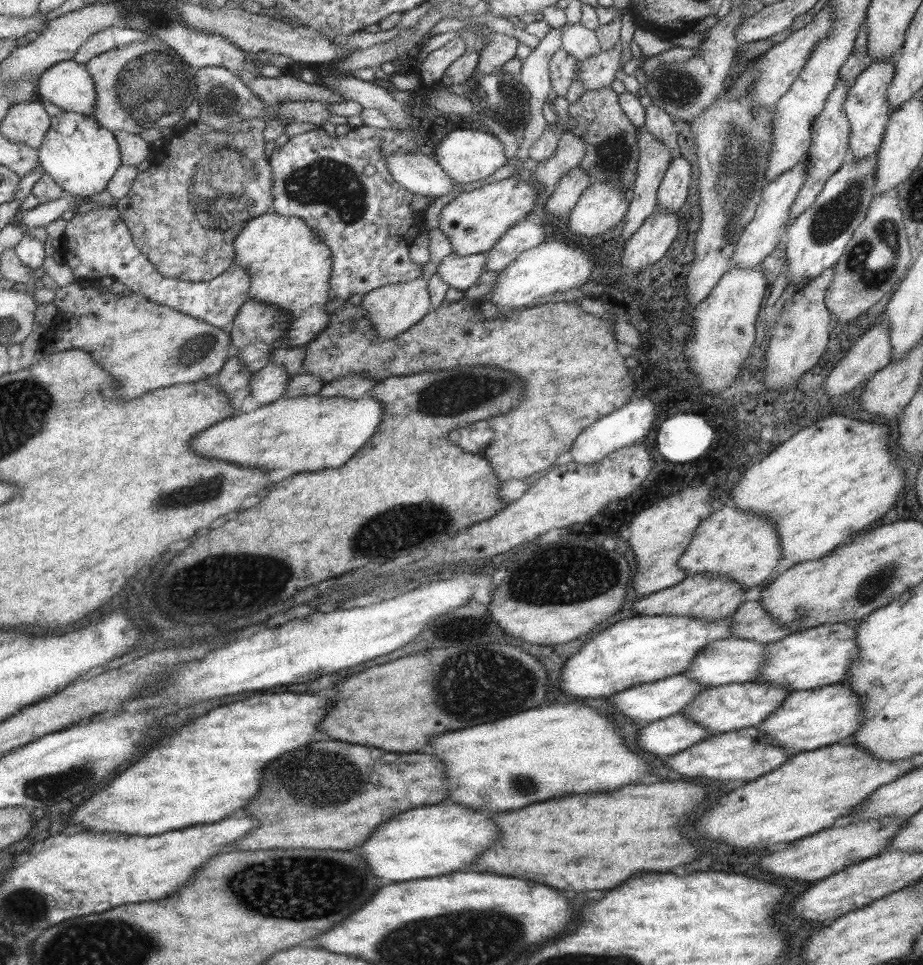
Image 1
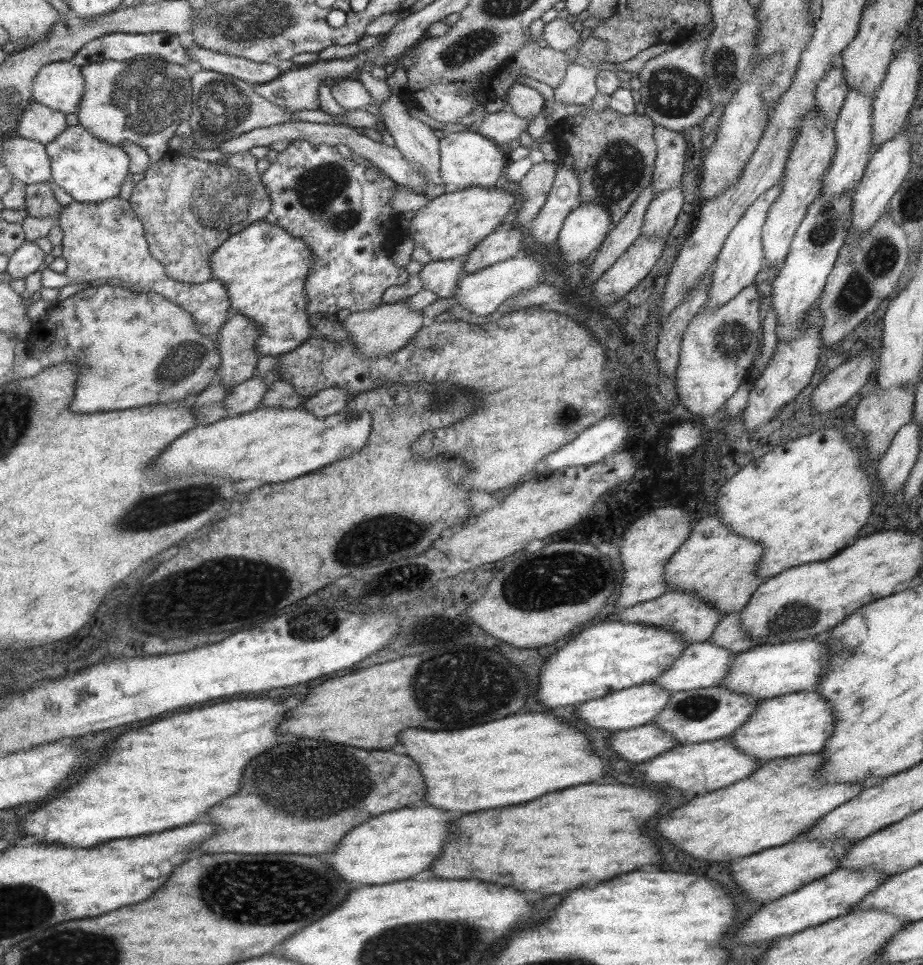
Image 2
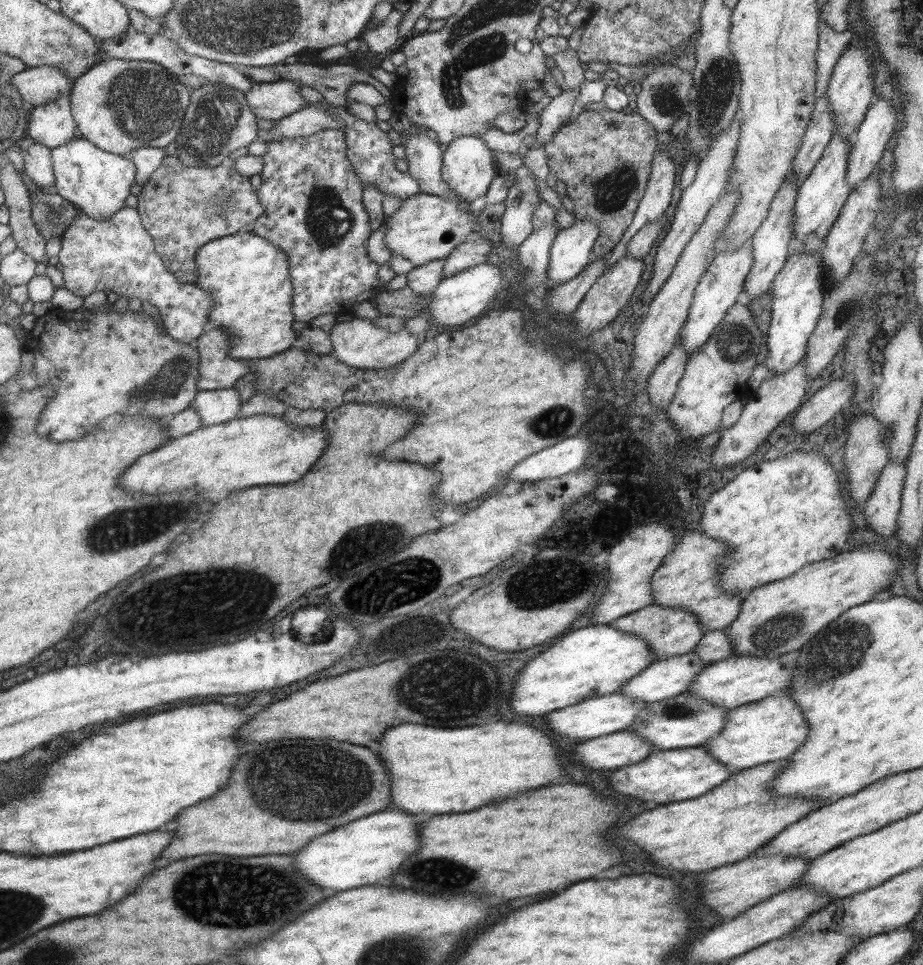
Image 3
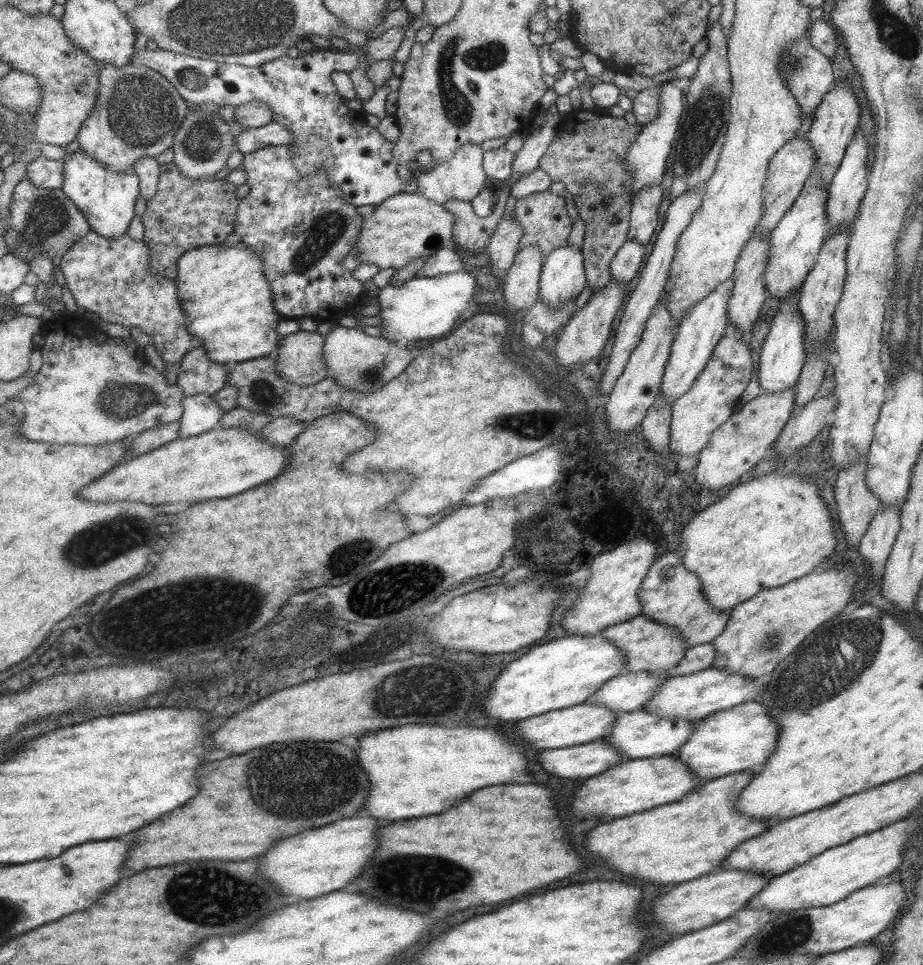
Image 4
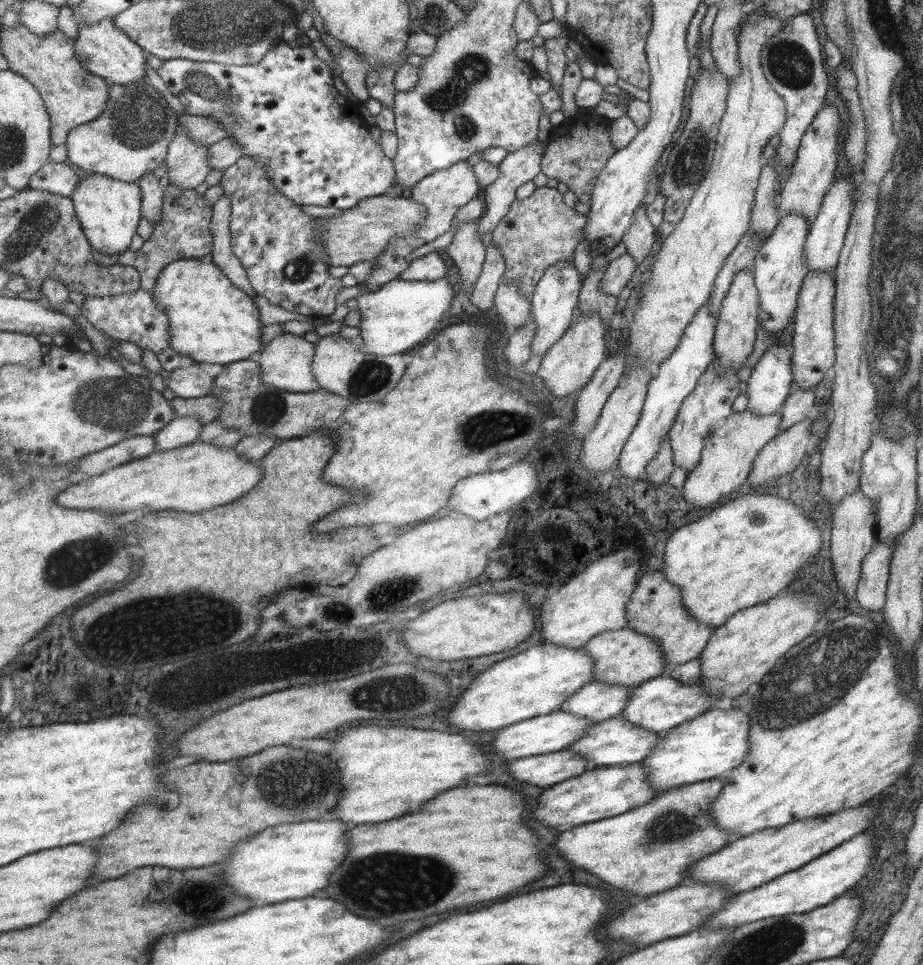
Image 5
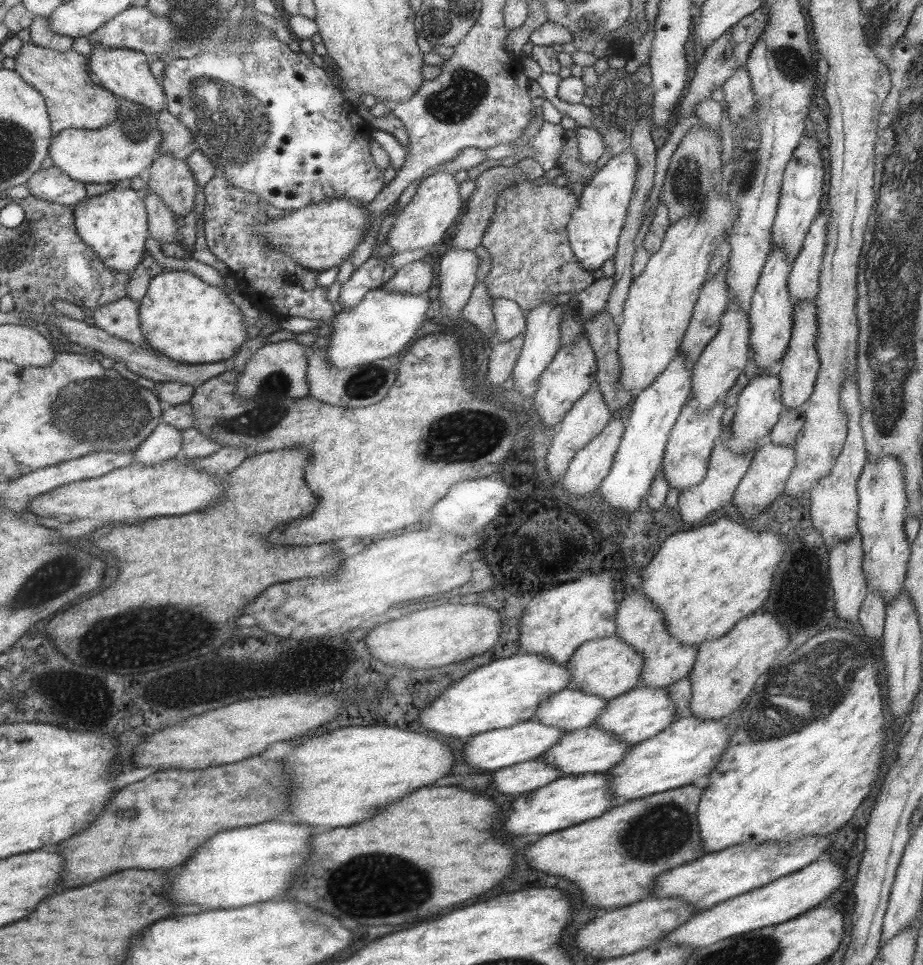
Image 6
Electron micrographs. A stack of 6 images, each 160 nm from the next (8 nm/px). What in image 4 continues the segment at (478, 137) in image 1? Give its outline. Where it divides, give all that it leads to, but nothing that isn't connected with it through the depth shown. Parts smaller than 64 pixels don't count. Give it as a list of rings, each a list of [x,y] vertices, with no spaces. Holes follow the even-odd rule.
[[[464,144],[460,148],[456,148],[456,153],[449,162],[435,166],[427,173],[420,173],[415,178],[417,188],[414,193],[439,206],[443,206],[443,203],[451,201],[451,199],[471,202],[478,196],[478,192],[483,188],[483,182],[485,182],[485,173],[481,163],[482,152],[479,144]]]

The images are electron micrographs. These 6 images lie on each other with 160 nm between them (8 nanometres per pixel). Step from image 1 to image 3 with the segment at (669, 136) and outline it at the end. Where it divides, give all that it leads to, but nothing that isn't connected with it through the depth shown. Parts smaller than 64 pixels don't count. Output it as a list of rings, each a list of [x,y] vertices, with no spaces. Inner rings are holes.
[[[660,148],[657,149],[659,151],[656,150],[654,152],[654,158],[650,162],[650,177],[646,182],[646,190],[643,193],[641,200],[638,202],[638,208],[634,212],[634,218],[625,232],[621,235],[619,242],[617,242],[612,250],[606,254],[604,263],[605,270],[609,269],[613,263],[626,254],[627,242],[629,242],[629,239],[638,231],[638,229],[648,222],[655,222],[664,214],[664,211],[668,207],[667,205],[671,198],[671,190],[673,190],[673,184],[675,184],[675,167],[673,166],[673,161],[668,157],[671,153],[667,151],[661,152]]]

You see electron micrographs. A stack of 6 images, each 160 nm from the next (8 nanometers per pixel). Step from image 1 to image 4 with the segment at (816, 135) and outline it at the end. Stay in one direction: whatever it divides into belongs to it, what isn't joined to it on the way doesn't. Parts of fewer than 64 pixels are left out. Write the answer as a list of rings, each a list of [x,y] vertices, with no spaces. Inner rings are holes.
[[[753,232],[753,235],[750,236],[741,252],[739,252],[738,260],[735,261],[734,272],[730,276],[734,284],[726,304],[726,311],[729,314],[730,324],[738,330],[739,334],[747,334],[751,330],[751,326],[757,320],[757,314],[759,314],[759,310],[763,306],[763,300],[768,295],[763,272],[763,267],[768,259],[768,246],[768,236]]]

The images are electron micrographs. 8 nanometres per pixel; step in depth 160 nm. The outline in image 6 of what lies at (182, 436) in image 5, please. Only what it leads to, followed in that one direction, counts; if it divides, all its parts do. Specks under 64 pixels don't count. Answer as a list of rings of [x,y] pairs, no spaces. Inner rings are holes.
[[[163,422],[136,450],[134,462],[143,466],[155,466],[175,459],[182,454],[182,432],[183,430]]]

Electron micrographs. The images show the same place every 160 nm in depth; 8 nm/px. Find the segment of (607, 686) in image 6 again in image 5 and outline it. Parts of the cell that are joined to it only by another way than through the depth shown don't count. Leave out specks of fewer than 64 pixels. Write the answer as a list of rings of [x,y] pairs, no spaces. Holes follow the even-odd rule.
[[[626,626],[619,630],[603,631],[591,637],[583,646],[594,662],[594,670],[590,680],[607,685],[641,686],[658,675],[665,673],[665,662],[662,649],[656,640],[651,640]]]

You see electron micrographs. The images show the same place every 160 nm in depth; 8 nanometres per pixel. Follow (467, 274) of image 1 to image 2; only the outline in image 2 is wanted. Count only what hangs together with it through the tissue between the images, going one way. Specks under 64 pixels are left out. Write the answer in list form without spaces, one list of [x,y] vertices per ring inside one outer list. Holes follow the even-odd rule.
[[[453,258],[449,260],[429,261],[418,272],[423,290],[428,290],[439,298],[452,296],[456,282],[462,274],[463,260]]]

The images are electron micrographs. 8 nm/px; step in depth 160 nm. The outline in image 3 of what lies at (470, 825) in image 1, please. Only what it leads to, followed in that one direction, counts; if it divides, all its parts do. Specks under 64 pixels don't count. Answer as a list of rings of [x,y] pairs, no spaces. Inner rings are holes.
[[[397,809],[370,814],[311,840],[297,852],[295,866],[307,880],[317,882],[327,896],[357,886],[369,886],[385,880],[407,856],[413,854],[413,850],[417,850],[415,826],[411,814],[397,812]]]

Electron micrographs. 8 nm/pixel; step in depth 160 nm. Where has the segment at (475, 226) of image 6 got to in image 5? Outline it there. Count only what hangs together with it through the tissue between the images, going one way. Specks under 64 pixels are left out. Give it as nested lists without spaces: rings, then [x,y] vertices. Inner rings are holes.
[[[531,144],[527,147],[522,147],[516,151],[507,153],[497,165],[497,168],[499,169],[497,178],[491,182],[491,184],[488,184],[482,190],[481,194],[481,199],[483,202],[483,214],[481,214],[479,219],[476,219],[478,234],[480,234],[481,237],[483,234],[487,234],[489,230],[493,230],[500,221],[500,218],[509,210],[511,201],[515,199],[515,189],[519,188],[523,182],[533,180],[533,178],[540,173],[539,158],[541,158],[541,154],[536,152],[536,150],[532,148]]]

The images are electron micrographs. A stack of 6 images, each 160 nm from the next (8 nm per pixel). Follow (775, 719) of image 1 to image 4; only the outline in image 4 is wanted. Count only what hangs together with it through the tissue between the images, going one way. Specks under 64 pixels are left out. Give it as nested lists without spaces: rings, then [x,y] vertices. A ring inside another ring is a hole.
[[[749,700],[696,721],[690,736],[672,755],[694,774],[698,784],[703,785],[721,774],[741,773],[751,766],[761,766],[773,752],[777,737],[778,726],[770,720],[768,712]]]

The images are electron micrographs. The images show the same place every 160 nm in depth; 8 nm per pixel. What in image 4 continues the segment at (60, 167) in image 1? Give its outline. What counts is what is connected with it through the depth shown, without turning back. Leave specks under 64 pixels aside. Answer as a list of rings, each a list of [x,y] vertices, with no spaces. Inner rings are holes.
[[[81,150],[71,155],[65,153],[64,160],[66,181],[62,189],[67,198],[82,210],[97,234],[105,238],[121,238],[135,218],[135,204],[142,194],[140,176],[133,169],[128,172],[109,170]]]

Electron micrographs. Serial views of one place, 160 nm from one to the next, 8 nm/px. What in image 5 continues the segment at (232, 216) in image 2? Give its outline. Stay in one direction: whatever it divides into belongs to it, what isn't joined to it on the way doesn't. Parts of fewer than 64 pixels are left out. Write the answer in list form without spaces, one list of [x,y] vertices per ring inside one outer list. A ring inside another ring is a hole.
[[[172,183],[165,184],[164,215],[153,222],[153,233],[143,246],[133,251],[129,249],[118,256],[118,264],[135,267],[142,278],[141,289],[153,291],[159,276],[166,266],[183,258],[201,258],[213,250],[210,226],[213,205],[209,204],[195,190],[183,190]]]

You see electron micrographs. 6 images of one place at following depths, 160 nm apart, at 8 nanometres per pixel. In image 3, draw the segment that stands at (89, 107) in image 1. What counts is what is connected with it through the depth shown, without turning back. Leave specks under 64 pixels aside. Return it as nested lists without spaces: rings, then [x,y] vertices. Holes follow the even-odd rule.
[[[51,66],[26,68],[15,73],[11,81],[24,100],[35,106],[56,101],[61,94],[67,93],[70,96],[73,88],[66,74]]]

